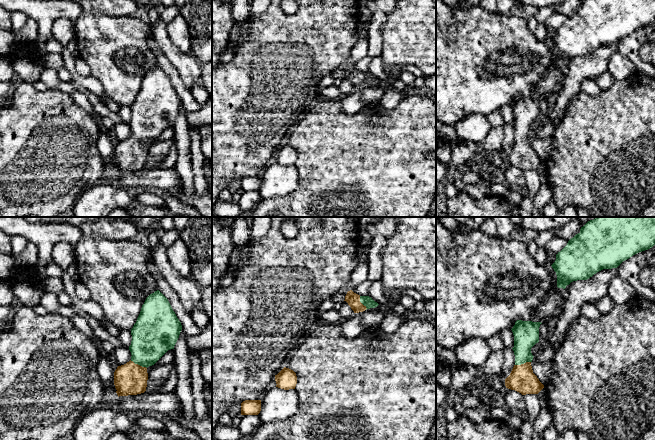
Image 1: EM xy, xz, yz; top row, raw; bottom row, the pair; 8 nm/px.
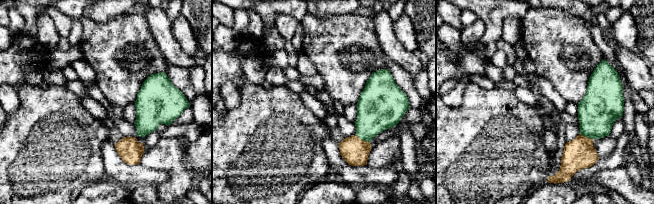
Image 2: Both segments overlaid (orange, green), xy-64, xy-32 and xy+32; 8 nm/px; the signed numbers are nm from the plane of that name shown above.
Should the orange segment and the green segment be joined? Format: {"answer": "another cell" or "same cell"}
{"answer": "same cell"}

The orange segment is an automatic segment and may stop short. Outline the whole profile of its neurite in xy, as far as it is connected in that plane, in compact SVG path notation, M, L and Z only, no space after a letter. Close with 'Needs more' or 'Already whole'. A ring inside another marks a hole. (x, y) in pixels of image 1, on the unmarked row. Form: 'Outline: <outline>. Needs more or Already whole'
Outline: M159 66L150 70L131 105L131 136L118 142L114 148L118 173L146 167L147 144L154 141L168 126L174 125L181 106L181 98L168 75Z. Needs more

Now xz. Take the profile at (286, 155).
Outline: M284 143L277 151L275 151L276 163L289 166L295 165L297 160L297 152L296 149Z. Already whole

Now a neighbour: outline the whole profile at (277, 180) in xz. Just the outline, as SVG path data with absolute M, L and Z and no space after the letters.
M268 164L261 174L261 187L258 191L262 199L286 196L297 189L298 180L296 165Z

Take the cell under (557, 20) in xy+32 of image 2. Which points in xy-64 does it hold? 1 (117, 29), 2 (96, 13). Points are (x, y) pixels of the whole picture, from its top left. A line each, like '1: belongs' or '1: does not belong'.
1: belongs
2: does not belong

